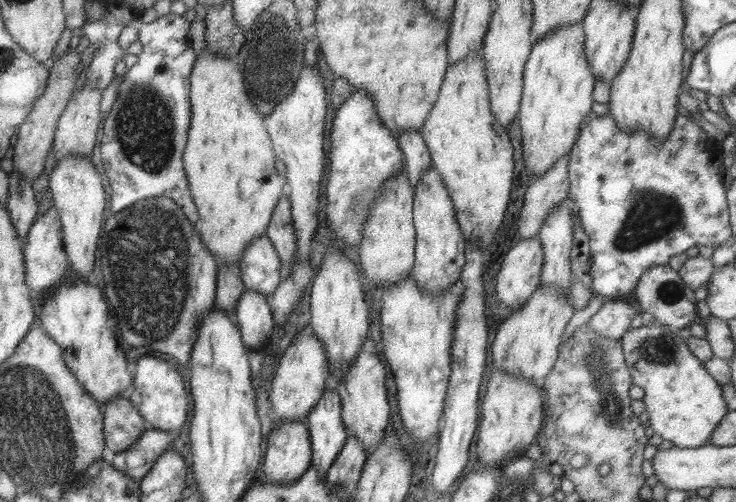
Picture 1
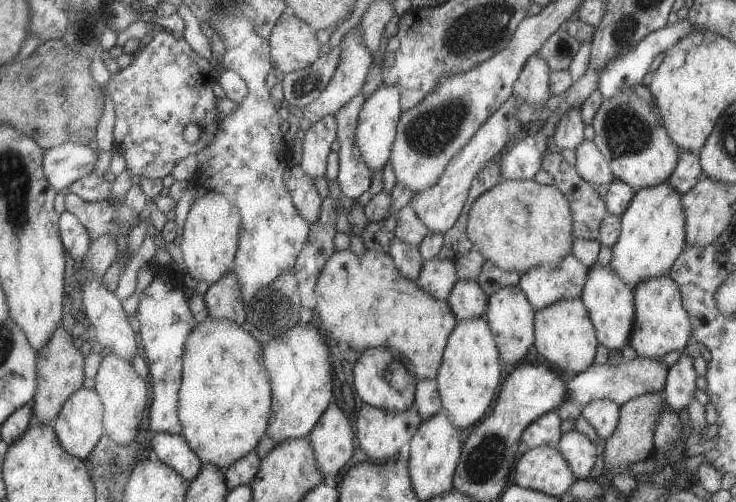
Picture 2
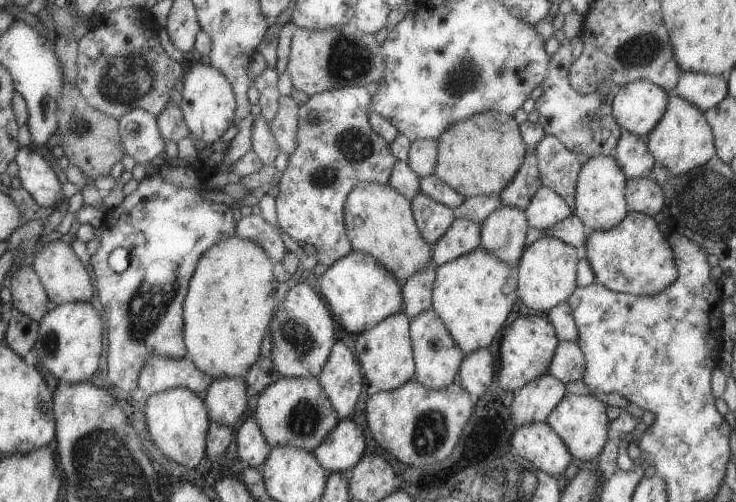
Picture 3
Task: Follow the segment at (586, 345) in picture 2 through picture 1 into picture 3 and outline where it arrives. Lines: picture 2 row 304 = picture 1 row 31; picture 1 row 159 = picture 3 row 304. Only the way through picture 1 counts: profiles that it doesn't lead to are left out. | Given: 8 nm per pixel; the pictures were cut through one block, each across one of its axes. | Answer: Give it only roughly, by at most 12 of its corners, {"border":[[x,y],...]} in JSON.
{"border":[[549,236],[525,246],[516,294],[543,314],[576,287],[580,251]]}

